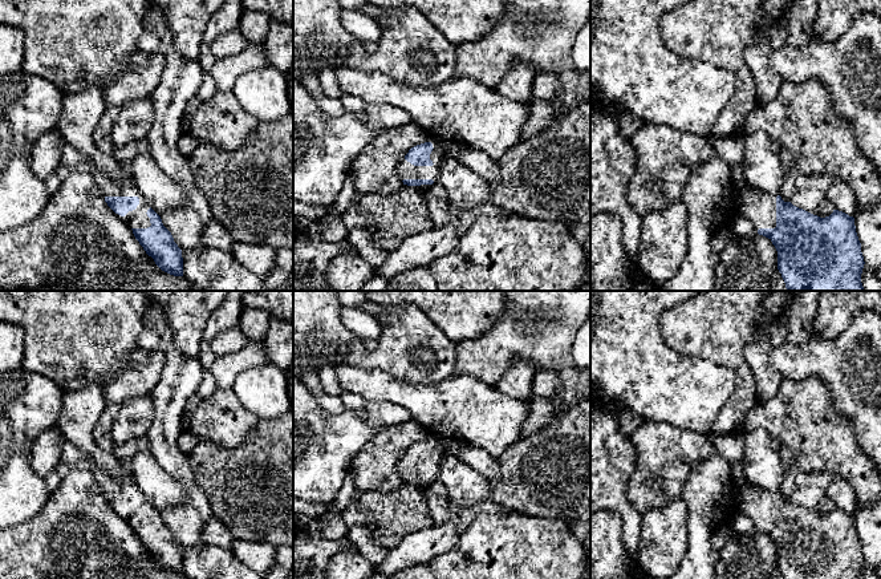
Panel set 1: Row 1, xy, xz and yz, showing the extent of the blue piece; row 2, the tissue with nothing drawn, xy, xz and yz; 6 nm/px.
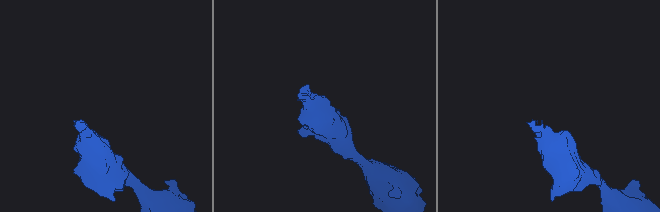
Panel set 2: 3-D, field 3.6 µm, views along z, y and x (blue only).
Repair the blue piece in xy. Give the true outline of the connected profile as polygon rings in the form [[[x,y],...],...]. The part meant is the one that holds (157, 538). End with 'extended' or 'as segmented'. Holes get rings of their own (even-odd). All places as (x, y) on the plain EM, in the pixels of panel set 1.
[[[119,365],[102,374],[92,386],[65,392],[57,428],[66,441],[88,454],[86,466],[107,503],[133,527],[135,537],[155,562],[174,574],[183,574],[182,547],[143,491],[123,471],[114,454],[101,450],[93,437],[96,424],[107,409],[103,385],[117,376]]] | extended

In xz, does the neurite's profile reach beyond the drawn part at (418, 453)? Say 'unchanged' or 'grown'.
grown

